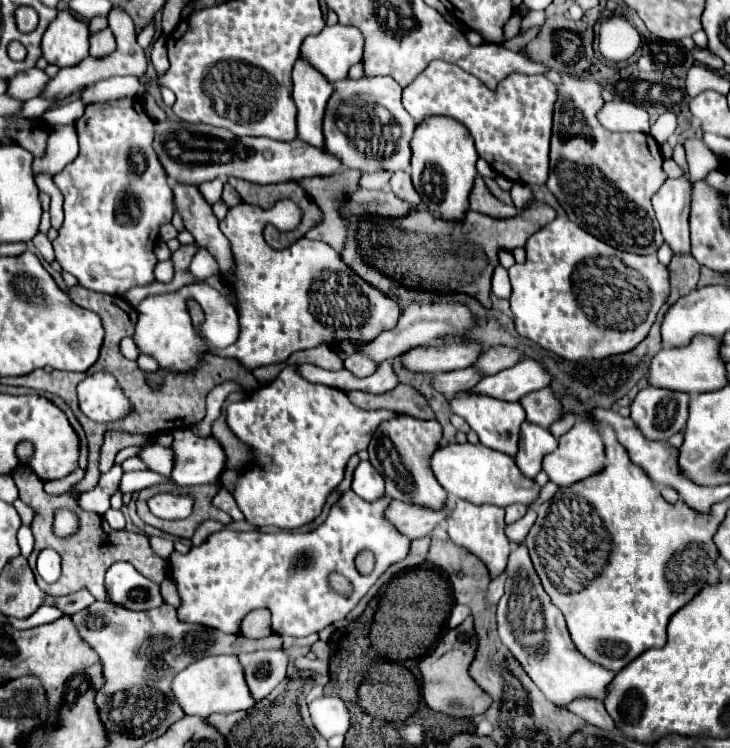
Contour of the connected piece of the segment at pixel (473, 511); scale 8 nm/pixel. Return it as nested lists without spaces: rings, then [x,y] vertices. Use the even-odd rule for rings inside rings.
[[[456,500],[458,504],[452,508],[452,512],[446,518],[446,530],[448,536],[454,544],[466,548],[470,554],[474,554],[476,558],[480,558],[490,574],[490,580],[498,578],[504,568],[506,568],[506,558],[510,554],[510,542],[504,536],[504,508],[500,506],[492,506],[492,504],[470,504],[466,500]]]

